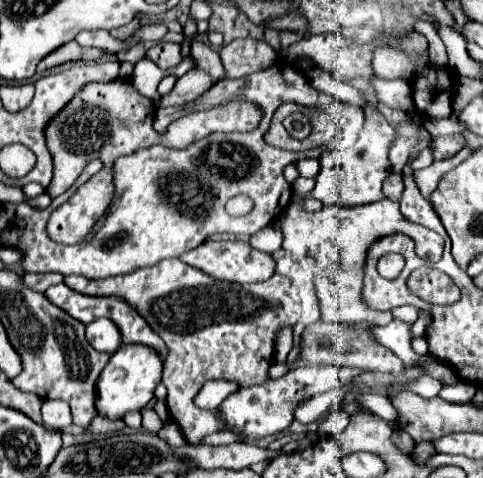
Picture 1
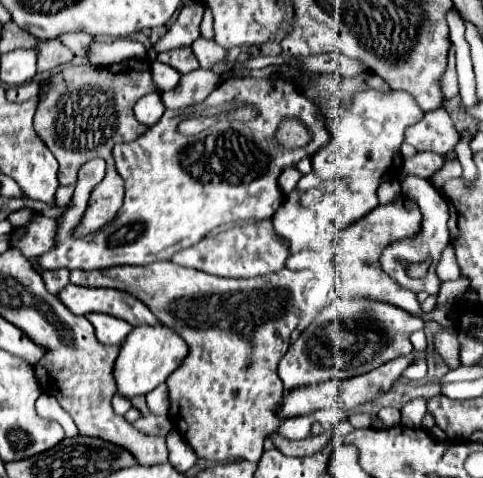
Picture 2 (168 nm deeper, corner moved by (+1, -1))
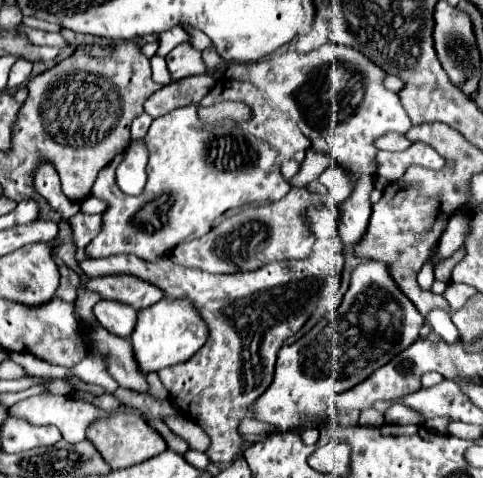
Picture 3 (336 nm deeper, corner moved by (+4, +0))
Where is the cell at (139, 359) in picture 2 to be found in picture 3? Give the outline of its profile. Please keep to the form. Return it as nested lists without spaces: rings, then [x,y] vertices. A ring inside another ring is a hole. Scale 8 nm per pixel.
[[[160,300],[154,306],[148,306],[138,312],[136,328],[130,336],[136,364],[140,366],[142,374],[160,372],[166,366],[180,364],[192,358],[206,342],[208,328],[186,300]]]

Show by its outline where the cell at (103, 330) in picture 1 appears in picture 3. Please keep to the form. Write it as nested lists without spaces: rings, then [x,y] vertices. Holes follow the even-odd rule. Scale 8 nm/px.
[[[100,300],[92,308],[92,314],[96,316],[96,320],[102,328],[106,328],[108,332],[112,332],[120,338],[130,338],[134,326],[136,326],[136,310],[132,310],[130,306],[120,304],[120,302]]]

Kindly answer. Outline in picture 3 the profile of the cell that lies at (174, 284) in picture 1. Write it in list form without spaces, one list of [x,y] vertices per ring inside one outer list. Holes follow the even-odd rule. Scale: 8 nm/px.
[[[310,254],[308,258],[292,260],[292,262],[272,262],[268,266],[262,266],[254,272],[236,272],[236,274],[208,274],[196,268],[182,268],[176,266],[170,258],[160,258],[158,262],[144,262],[136,256],[110,256],[110,258],[86,258],[80,262],[80,268],[84,276],[98,278],[98,276],[114,276],[114,274],[130,274],[144,282],[150,282],[158,286],[164,292],[166,300],[188,300],[202,320],[208,324],[208,342],[200,348],[188,362],[182,362],[178,366],[170,366],[158,372],[162,384],[170,392],[170,400],[176,404],[176,408],[184,416],[194,416],[192,420],[210,436],[210,448],[206,450],[206,456],[212,462],[234,462],[242,446],[246,444],[240,434],[240,422],[244,418],[254,418],[252,406],[264,390],[272,384],[274,376],[274,364],[278,350],[282,348],[284,340],[288,336],[294,336],[304,322],[310,318],[310,312],[314,308],[316,296],[320,294],[320,288],[324,284],[328,268],[338,266],[338,274],[342,272],[344,258],[342,254]]]

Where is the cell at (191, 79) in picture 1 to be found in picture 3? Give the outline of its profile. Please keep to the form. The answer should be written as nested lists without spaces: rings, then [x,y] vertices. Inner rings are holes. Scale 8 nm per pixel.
[[[192,76],[192,78],[182,78],[180,82],[172,82],[158,92],[154,92],[146,104],[144,110],[152,116],[158,118],[162,114],[168,114],[176,108],[190,106],[190,104],[200,104],[200,100],[208,94],[208,90],[216,84],[212,76]]]

